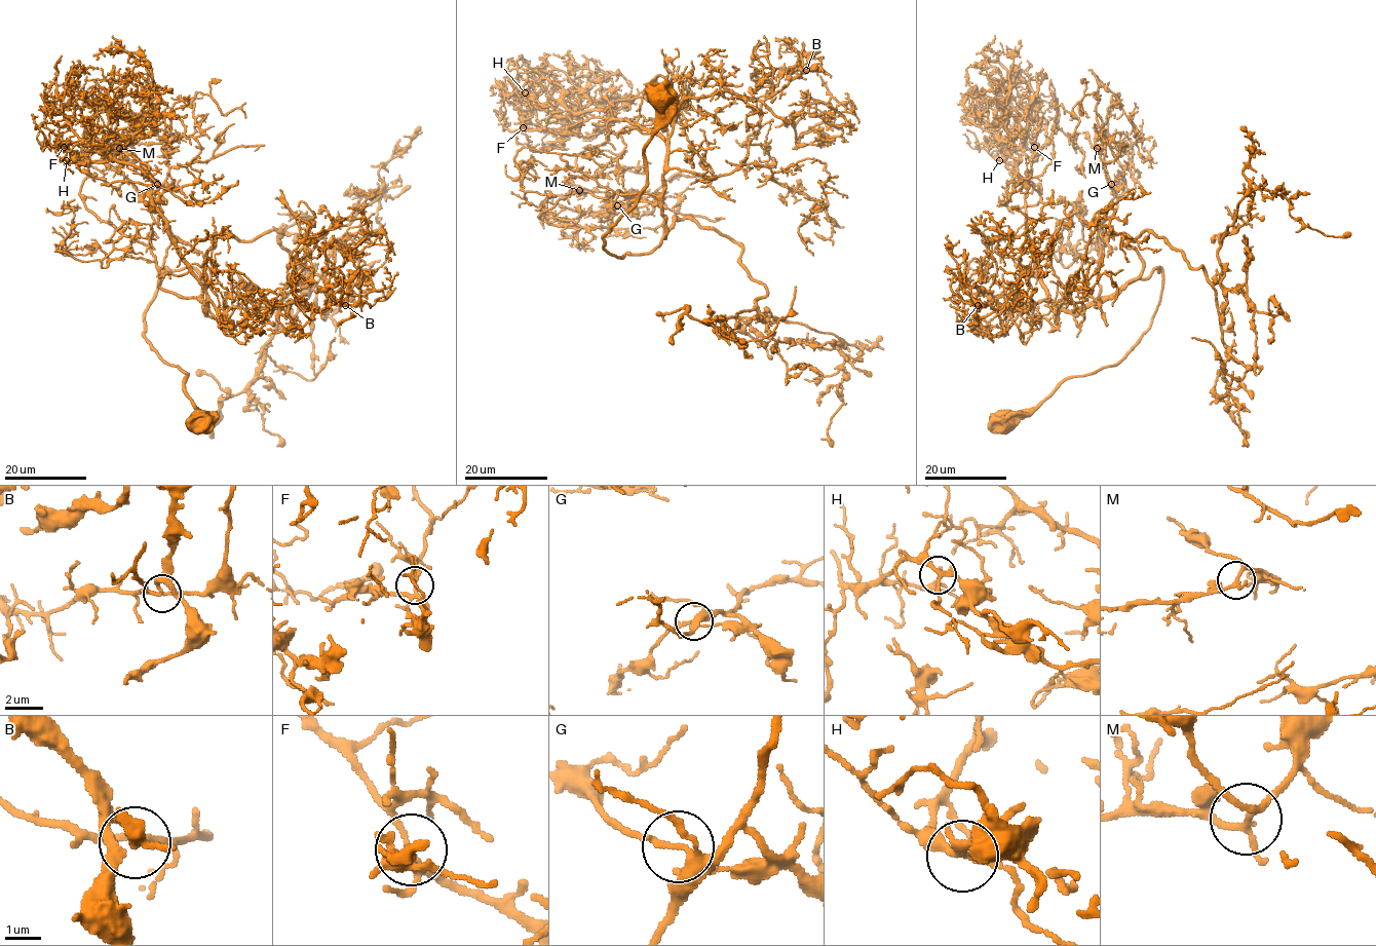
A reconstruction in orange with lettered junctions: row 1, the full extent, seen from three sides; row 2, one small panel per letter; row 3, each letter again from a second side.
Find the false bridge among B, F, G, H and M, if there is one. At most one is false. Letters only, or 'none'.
B

